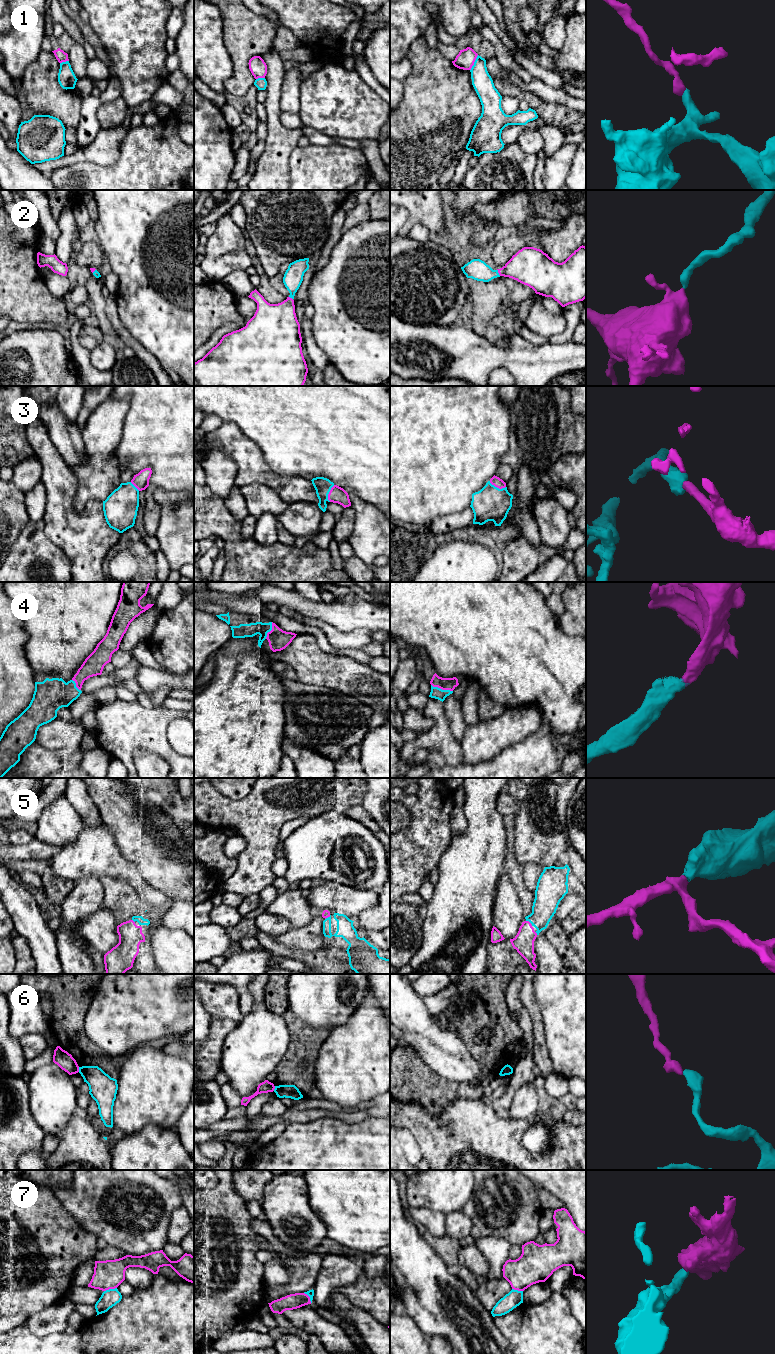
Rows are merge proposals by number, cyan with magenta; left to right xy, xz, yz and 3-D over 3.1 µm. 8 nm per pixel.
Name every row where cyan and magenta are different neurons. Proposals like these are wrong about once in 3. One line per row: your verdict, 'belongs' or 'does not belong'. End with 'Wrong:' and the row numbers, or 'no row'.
1: does not belong
2: belongs
3: belongs
4: belongs
5: belongs
6: does not belong
7: does not belong
Wrong: 1, 6, 7

